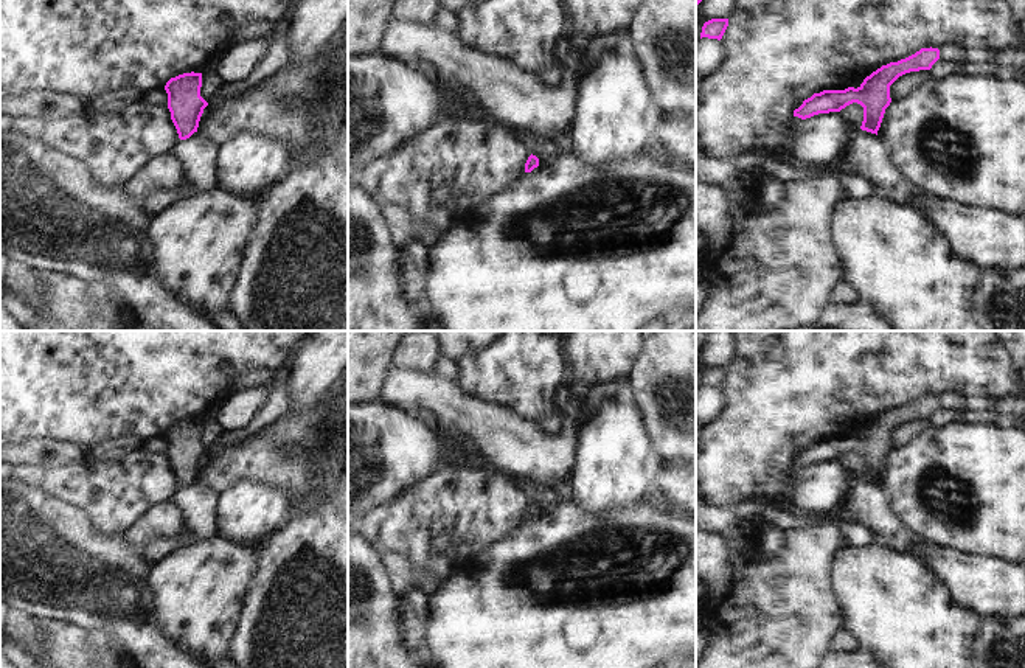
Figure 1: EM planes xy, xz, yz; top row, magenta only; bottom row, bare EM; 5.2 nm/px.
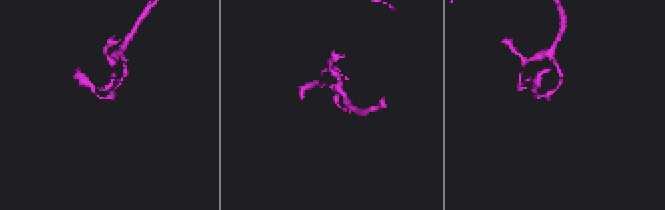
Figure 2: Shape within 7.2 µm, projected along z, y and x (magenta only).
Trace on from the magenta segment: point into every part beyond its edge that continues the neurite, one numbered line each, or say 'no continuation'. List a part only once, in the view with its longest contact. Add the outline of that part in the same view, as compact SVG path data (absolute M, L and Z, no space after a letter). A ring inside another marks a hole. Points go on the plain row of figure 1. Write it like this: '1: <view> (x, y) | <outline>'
no continuation

